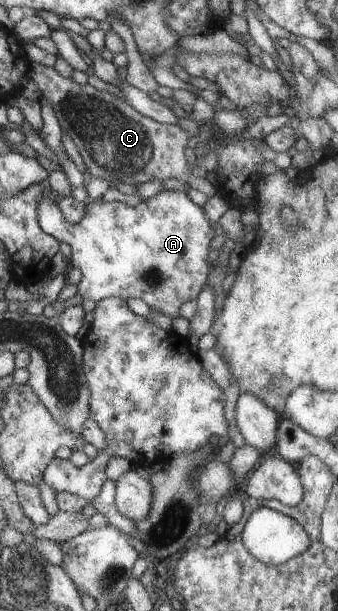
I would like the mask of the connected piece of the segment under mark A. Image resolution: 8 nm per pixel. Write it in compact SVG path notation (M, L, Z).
M163 190L137 206L97 200L74 225L65 221L55 198L43 195L37 215L42 230L71 247L69 267L77 267L83 275L76 285L76 293L83 299L98 302L115 296L124 300L137 297L173 318L179 317L183 303L198 297L206 286L215 230L207 213L186 192Z

